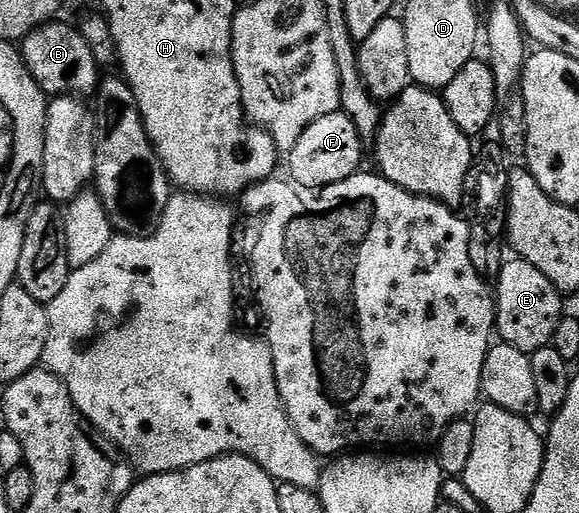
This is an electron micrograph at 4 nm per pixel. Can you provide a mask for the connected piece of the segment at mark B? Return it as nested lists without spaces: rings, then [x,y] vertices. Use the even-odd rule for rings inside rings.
[[[53,19],[44,25],[38,25],[26,32],[19,46],[21,60],[36,79],[42,90],[49,95],[82,95],[94,90],[99,83],[99,66],[91,47],[82,39],[72,25],[60,25],[60,20]]]

